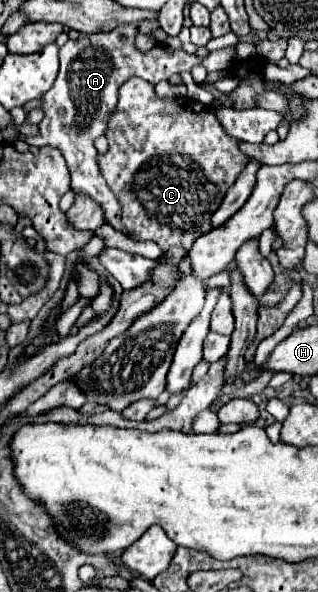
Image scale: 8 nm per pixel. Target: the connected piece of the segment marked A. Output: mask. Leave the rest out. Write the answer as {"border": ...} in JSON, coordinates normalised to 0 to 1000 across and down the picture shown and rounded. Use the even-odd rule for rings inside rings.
{"border":[[[374,42],[349,56],[255,59],[236,69],[217,66],[186,83],[192,117],[186,117],[179,137],[135,160],[142,201],[123,208],[123,228],[110,231],[60,228],[66,238],[110,248],[135,248],[135,245],[179,248],[217,279],[223,319],[242,323],[248,329],[286,333],[324,353],[330,377],[381,394],[393,394],[393,383],[381,380],[381,346],[311,292],[305,252],[292,248],[292,235],[311,228],[330,228],[336,201],[349,198],[368,177],[374,147],[412,130],[443,130],[462,140],[494,144],[500,137],[531,133],[550,123],[601,120],[607,110],[645,110],[651,120],[708,120],[752,103],[739,79],[670,86],[651,100],[626,100],[619,93],[594,93],[569,83],[544,86],[531,79],[487,79],[462,90],[443,90],[425,83],[425,59],[431,59],[425,42]]]}

